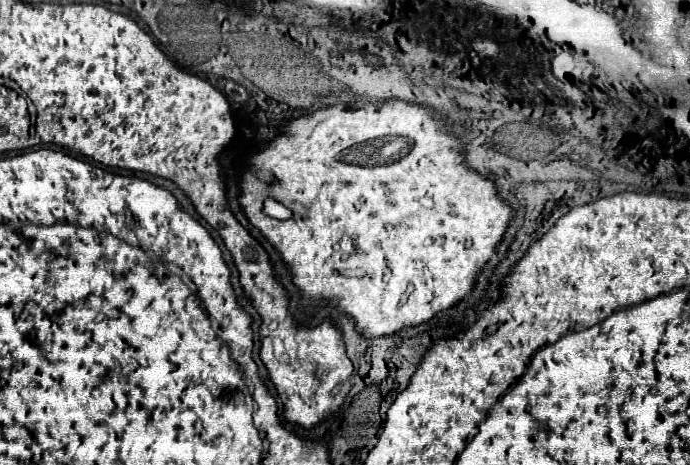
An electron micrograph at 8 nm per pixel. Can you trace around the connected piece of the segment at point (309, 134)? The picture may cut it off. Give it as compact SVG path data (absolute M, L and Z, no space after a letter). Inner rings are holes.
M356 98L354 105L340 105L339 107L331 105L329 109L323 109L321 113L317 111L313 115L299 117L299 119L291 121L287 127L287 135L277 137L277 141L273 141L261 153L257 153L249 159L251 167L245 171L245 175L239 181L239 187L241 187L239 201L245 209L245 215L249 217L251 225L257 227L269 239L269 243L281 253L281 257L289 265L289 269L293 273L293 283L301 289L305 305L311 307L319 299L329 299L329 301L337 303L341 311L345 311L347 315L351 315L355 319L359 333L367 335L367 337L375 337L375 335L397 333L405 327L425 323L425 321L433 319L439 311L445 311L445 309L453 307L455 303L459 303L473 289L475 275L479 273L481 265L487 263L489 257L493 255L497 243L501 241L501 237L509 225L513 211L503 199L497 197L497 189L491 179L485 179L483 175L479 175L473 169L463 165L465 157L461 153L461 141L447 133L449 125L451 123L439 121L431 109L421 107L421 105L387 101L379 107L379 105L371 105L371 103L362 103L359 98ZM255 171L257 173L271 171L277 175L279 181L271 187L265 187L263 189L265 193L257 193L257 177L249 177ZM263 195L281 201L287 209L293 211L293 217L287 221L279 221L279 219L265 215L263 213Z

